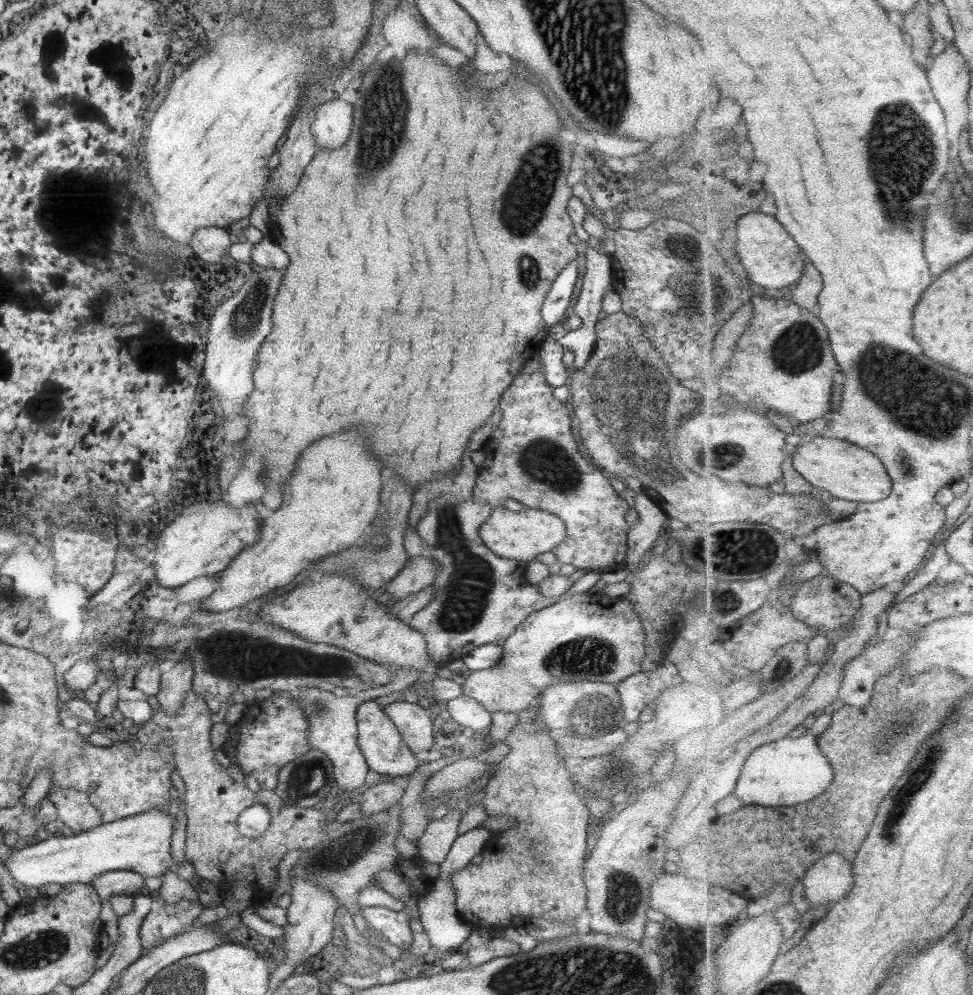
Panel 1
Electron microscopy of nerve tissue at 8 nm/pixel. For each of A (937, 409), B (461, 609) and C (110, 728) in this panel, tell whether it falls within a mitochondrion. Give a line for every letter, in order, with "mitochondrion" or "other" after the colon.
A: mitochondrion
B: mitochondrion
C: other

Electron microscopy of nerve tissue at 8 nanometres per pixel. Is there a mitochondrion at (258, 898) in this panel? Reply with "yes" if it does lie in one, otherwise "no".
no

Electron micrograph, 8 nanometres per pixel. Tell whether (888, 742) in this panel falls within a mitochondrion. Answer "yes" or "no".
yes

